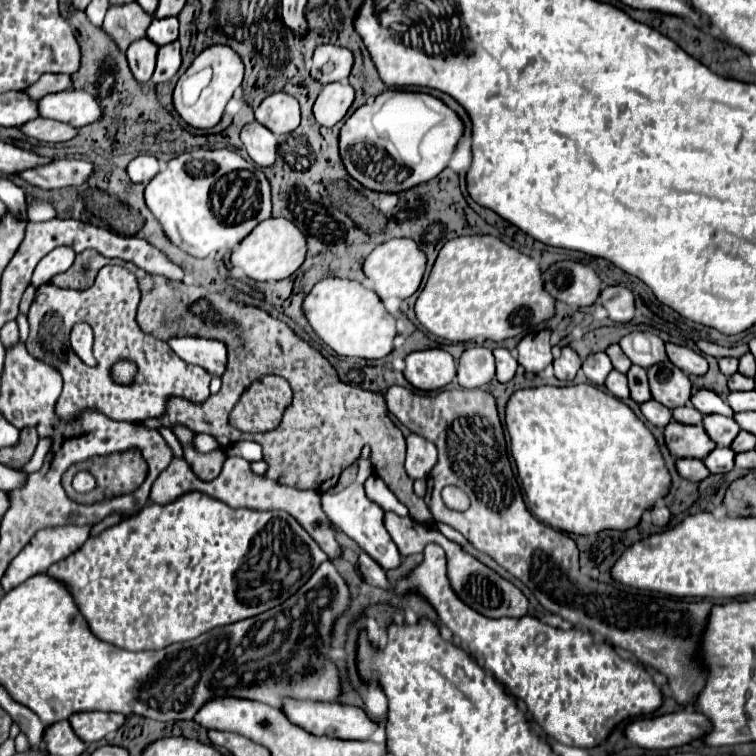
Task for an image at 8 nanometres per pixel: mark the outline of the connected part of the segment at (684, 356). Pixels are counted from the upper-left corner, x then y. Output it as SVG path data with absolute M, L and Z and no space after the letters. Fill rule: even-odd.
M666 342L666 354L668 358L672 360L672 364L676 364L680 370L684 370L686 374L696 374L696 376L702 376L708 372L708 362L702 354L690 350L690 348L684 348L684 346L678 346L678 344L672 344L672 342Z

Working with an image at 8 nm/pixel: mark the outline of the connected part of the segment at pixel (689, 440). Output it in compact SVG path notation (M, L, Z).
M670 422L664 426L664 442L672 456L676 458L704 458L710 450L714 450L714 442L706 438L702 426L686 426L680 422Z

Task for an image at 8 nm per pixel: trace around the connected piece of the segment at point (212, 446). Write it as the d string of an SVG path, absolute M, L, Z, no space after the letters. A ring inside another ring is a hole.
M196 434L192 438L192 446L198 452L210 452L218 448L218 442L214 442L214 438L210 438L210 434Z

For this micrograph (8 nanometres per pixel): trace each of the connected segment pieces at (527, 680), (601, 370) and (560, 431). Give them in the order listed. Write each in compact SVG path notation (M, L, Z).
M426 546L424 560L398 580L390 580L386 570L366 552L360 552L358 566L364 582L370 586L394 596L418 594L424 598L436 610L440 622L466 646L468 654L482 660L484 670L508 688L514 698L524 700L534 722L562 744L592 748L600 744L618 722L650 714L662 704L662 692L646 668L620 658L608 644L596 644L586 630L560 630L542 624L534 616L492 620L470 610L454 598L454 592L446 586L446 554L440 546Z
M594 352L594 354L586 356L586 360L582 364L582 370L584 370L584 374L590 382L602 386L606 376L612 372L612 362L604 352Z
M576 384L576 386L538 386L538 388L516 390L510 396L510 400L506 402L506 424L504 426L506 426L508 438L510 438L510 452L512 452L512 458L516 462L516 468L518 468L518 478L522 482L522 490L524 490L524 496L526 496L526 506L528 506L528 510L534 518L552 526L554 530L576 534L576 536L596 534L596 532L606 530L606 528L628 530L628 528L632 528L640 522L640 516L646 508L654 506L654 502L660 500L662 496L666 496L668 490L670 490L670 474L664 466L662 454L658 450L658 444L656 444L652 432L622 400L614 398L608 392L602 392L598 386Z

